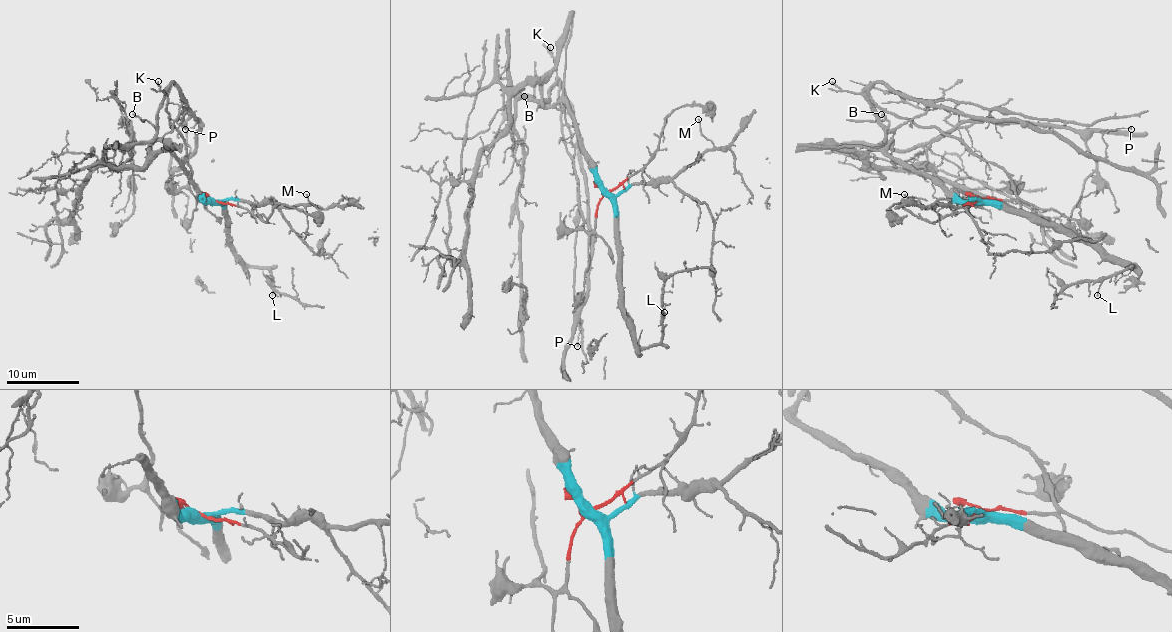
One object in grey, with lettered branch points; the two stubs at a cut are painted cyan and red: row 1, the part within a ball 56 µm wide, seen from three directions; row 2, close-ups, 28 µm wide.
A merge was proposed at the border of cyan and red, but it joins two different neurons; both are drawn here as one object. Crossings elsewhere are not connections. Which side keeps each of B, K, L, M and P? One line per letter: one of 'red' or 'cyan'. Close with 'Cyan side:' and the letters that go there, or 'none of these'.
B: red
K: red
L: cyan
M: cyan
P: red
Cyan side: L, M

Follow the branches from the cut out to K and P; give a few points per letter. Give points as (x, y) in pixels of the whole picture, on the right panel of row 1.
K: (978, 200), (1017, 196), (1003, 171), (959, 140), (894, 117), (867, 95), (840, 90), (831, 81)
P: (978, 200), (1017, 196), (959, 140), (884, 111), (876, 82), (1053, 129), (1102, 158), (1102, 135), (1131, 129)

